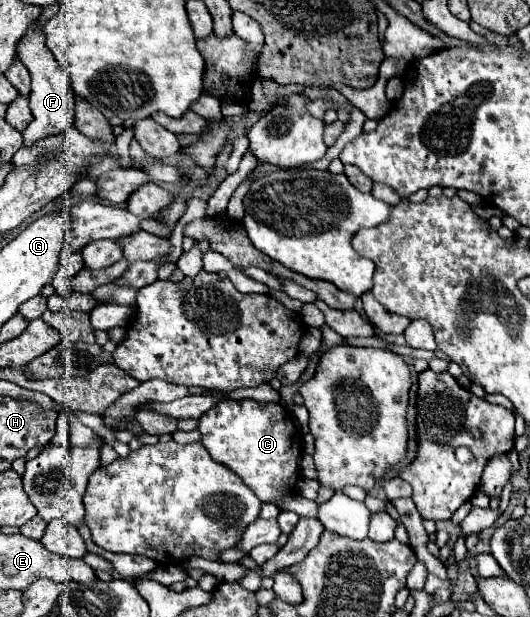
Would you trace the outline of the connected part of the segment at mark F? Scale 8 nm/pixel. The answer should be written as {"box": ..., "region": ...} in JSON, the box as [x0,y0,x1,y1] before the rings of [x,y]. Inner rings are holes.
{"box":[16,22,76,146],"region":[[[36,22],[28,28],[26,36],[18,42],[18,50],[16,50],[18,58],[26,64],[28,72],[32,76],[30,110],[34,114],[34,120],[22,132],[24,146],[34,146],[38,140],[48,138],[52,134],[62,134],[66,128],[70,128],[74,124],[74,102],[76,102],[72,86],[70,86],[70,78],[64,74],[64,70],[52,58],[52,52],[46,48],[44,34],[34,28],[36,28]]]}

